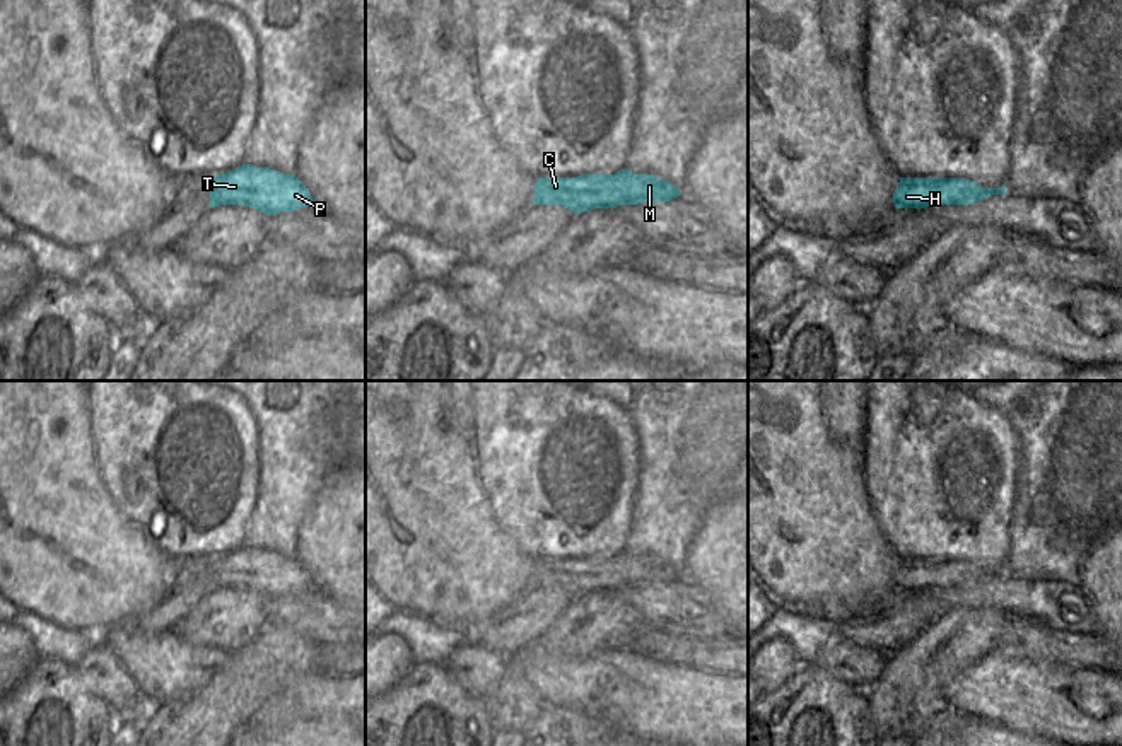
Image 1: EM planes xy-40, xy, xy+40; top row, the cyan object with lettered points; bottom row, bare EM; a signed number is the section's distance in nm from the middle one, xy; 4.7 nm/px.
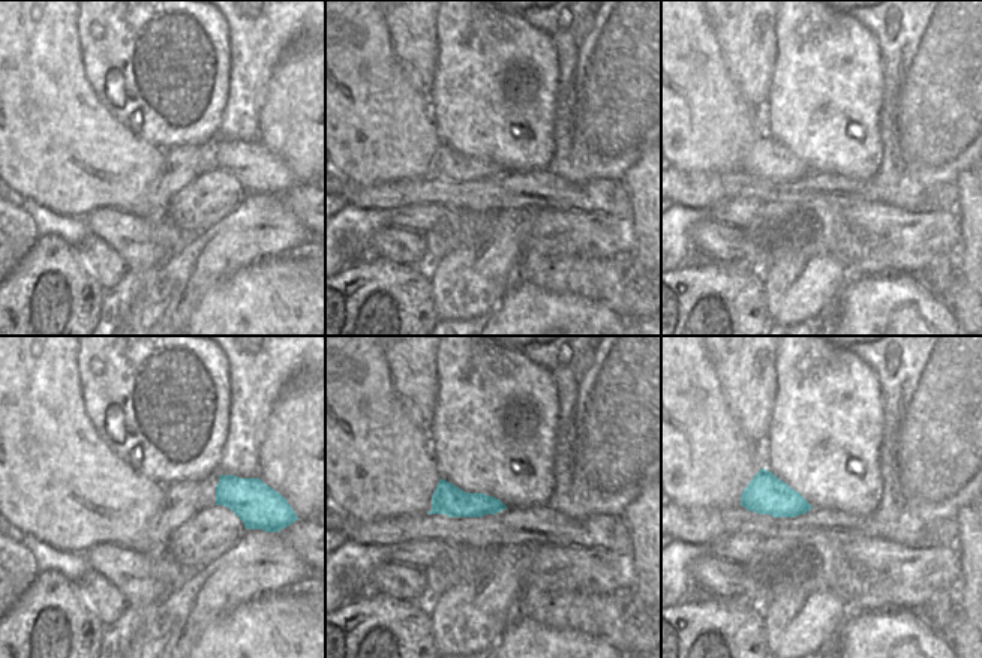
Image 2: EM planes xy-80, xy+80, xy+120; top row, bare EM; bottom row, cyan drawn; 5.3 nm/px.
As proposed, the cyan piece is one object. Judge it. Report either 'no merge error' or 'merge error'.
no merge error

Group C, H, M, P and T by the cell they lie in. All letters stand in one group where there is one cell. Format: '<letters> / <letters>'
C H M P T

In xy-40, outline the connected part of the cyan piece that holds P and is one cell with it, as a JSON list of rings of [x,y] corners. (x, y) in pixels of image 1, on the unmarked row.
[[[243,546],[210,562],[210,591],[246,587],[266,597],[314,587],[306,567],[295,557]]]

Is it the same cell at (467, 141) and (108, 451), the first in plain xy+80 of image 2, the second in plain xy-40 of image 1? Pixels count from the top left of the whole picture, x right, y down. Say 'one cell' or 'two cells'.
one cell

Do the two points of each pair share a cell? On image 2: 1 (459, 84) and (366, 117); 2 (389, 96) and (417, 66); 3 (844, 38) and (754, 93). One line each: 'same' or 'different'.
1: different
2: different
3: different

